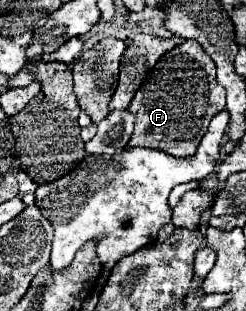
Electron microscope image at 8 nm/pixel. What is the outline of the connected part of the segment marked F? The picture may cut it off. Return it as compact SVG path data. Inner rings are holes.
M184 40L158 60L150 76L134 94L128 112L134 114L136 126L126 148L142 146L168 152L176 158L190 158L196 154L210 120L224 110L224 106L226 92L216 82L216 66L212 58L200 44L196 44L196 40Z

